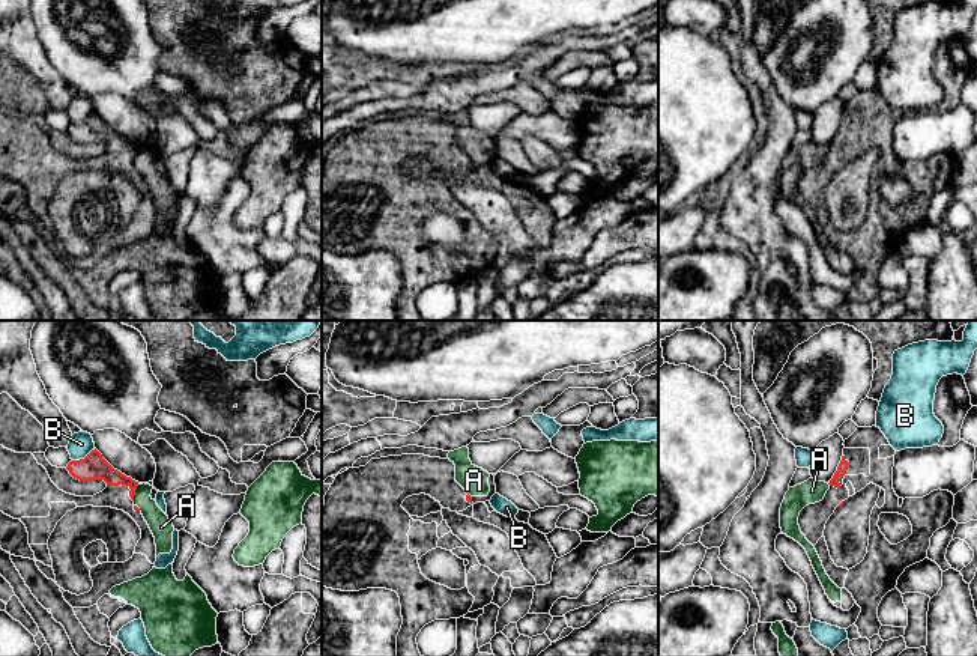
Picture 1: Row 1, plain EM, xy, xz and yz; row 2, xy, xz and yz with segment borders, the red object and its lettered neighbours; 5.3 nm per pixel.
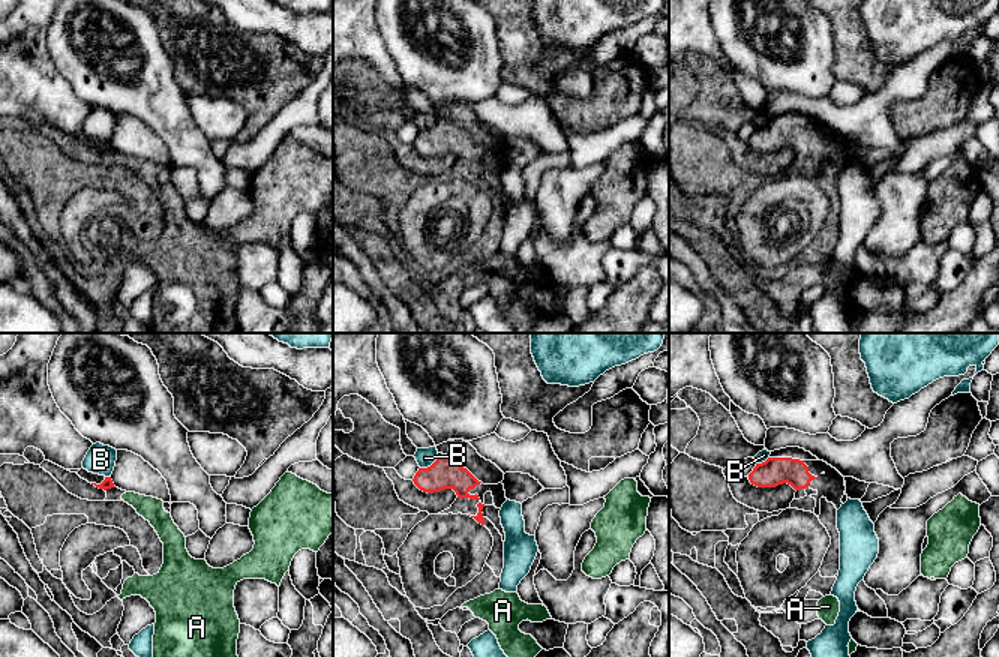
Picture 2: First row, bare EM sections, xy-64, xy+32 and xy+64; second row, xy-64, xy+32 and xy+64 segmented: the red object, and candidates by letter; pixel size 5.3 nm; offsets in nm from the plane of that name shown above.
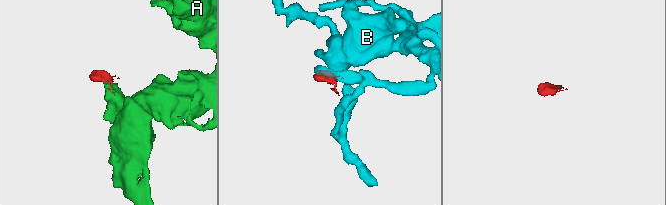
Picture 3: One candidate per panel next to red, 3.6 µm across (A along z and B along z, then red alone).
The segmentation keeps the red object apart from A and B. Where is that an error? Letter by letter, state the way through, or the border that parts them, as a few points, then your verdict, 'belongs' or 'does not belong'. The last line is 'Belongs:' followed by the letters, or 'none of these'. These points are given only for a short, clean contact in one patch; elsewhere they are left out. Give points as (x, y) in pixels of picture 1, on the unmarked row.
A: border along xy (139, 148), (133, 163); does not belong
B: border along xy (95, 112), (83, 121), (72, 124); does not belong
Belongs: none of these

